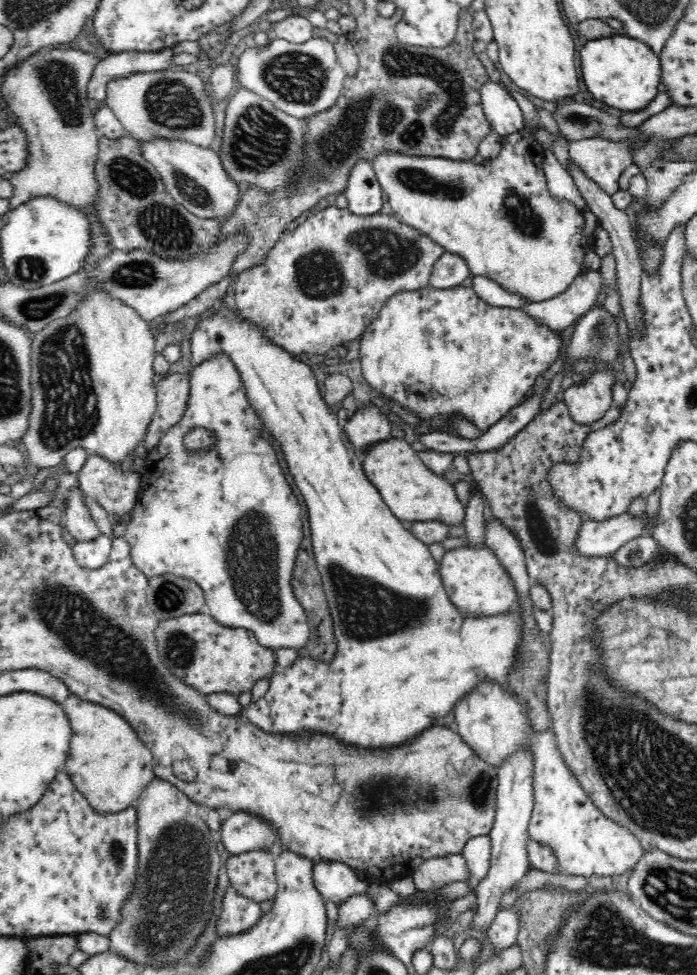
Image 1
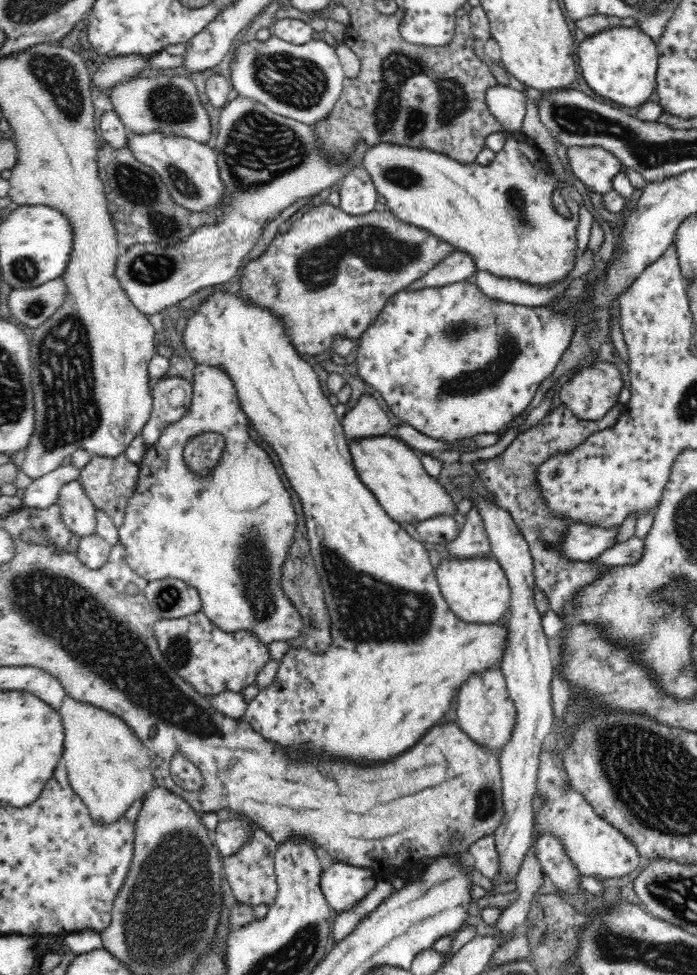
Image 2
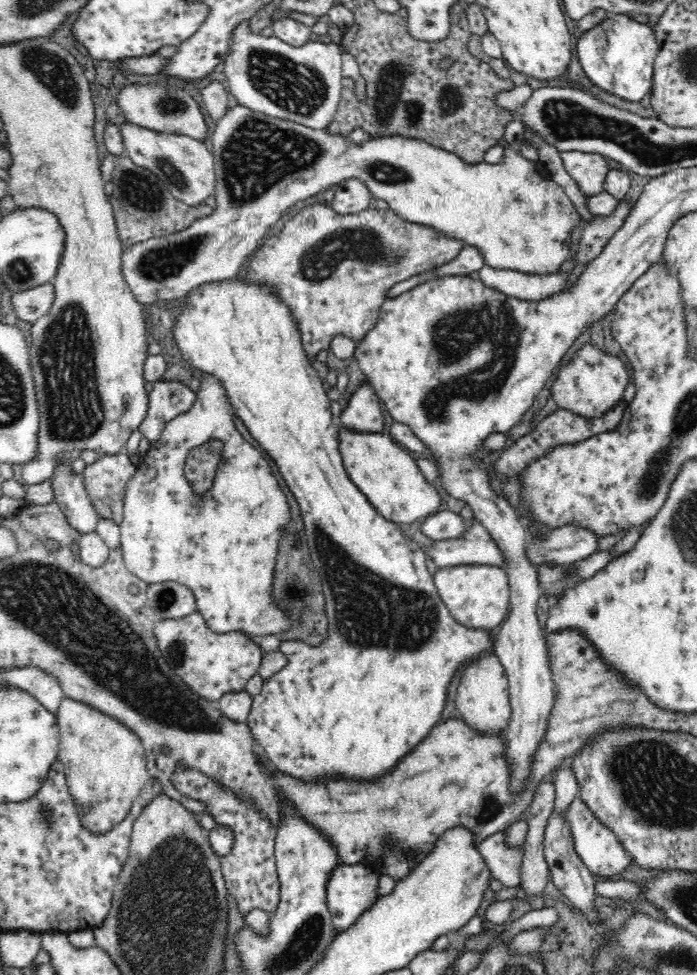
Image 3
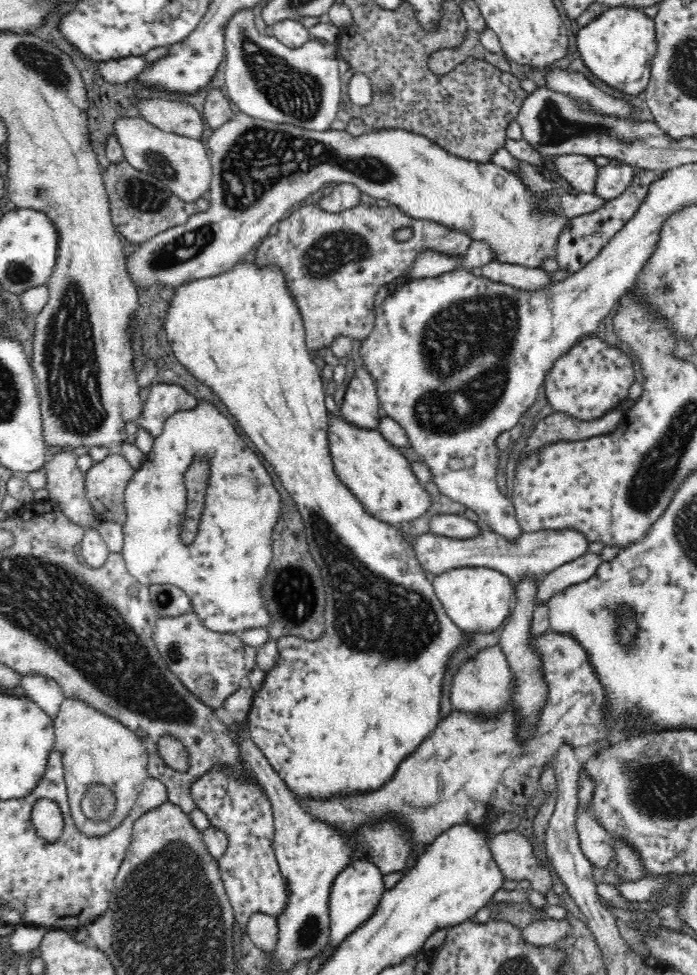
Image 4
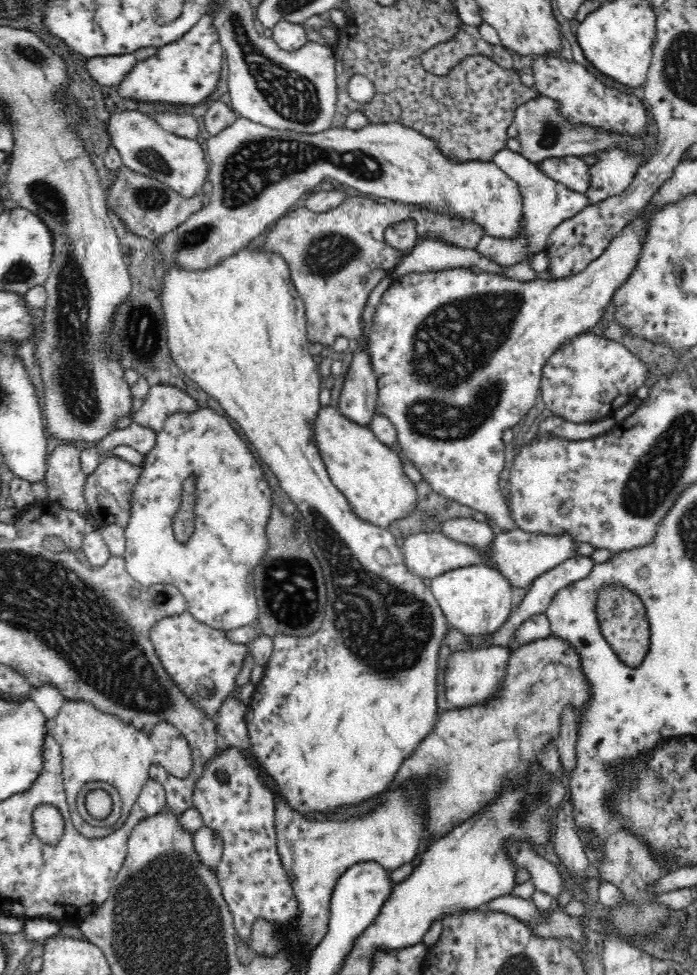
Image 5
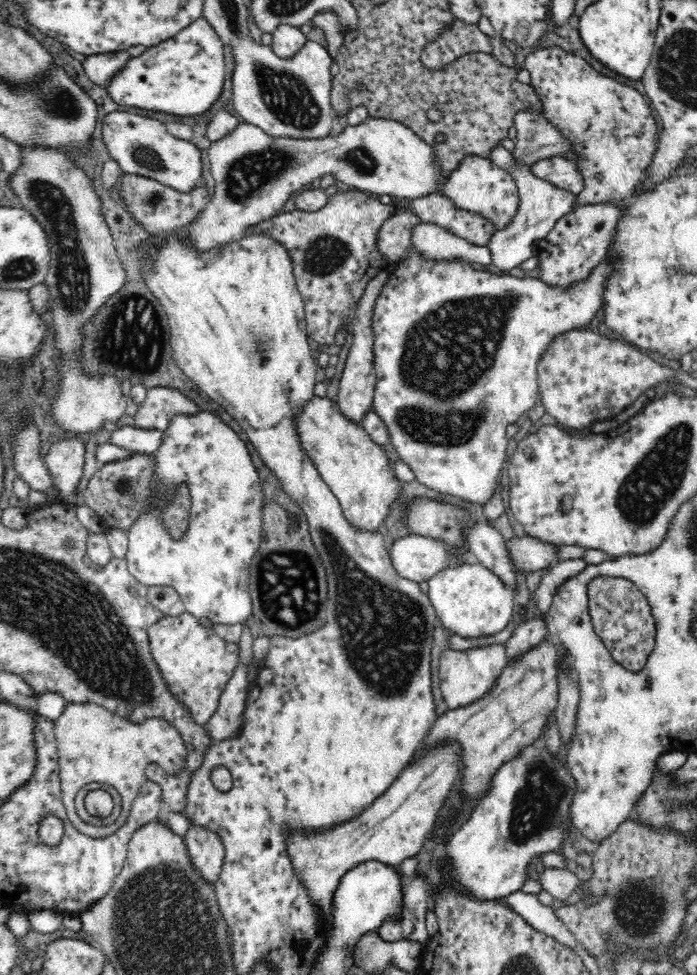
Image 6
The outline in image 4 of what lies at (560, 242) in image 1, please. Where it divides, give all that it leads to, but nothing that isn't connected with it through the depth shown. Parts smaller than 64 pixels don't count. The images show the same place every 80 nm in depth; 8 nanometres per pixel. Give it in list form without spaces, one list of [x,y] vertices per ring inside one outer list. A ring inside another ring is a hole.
[[[238,111],[233,119],[212,132],[208,150],[212,165],[210,207],[190,216],[185,224],[174,225],[152,240],[140,243],[140,249],[126,260],[128,273],[137,288],[158,283],[172,289],[178,284],[231,270],[254,245],[259,245],[271,233],[271,226],[286,218],[296,203],[306,200],[320,190],[321,185],[330,182],[350,183],[360,192],[376,199],[384,198],[411,218],[428,219],[464,231],[472,239],[488,243],[497,252],[497,262],[528,268],[539,268],[544,258],[554,257],[557,239],[568,222],[561,216],[537,216],[534,193],[524,186],[516,173],[506,171],[492,161],[479,163],[452,156],[429,138],[403,128],[367,128],[362,135],[353,136],[346,129],[304,130],[290,124],[252,118]]]

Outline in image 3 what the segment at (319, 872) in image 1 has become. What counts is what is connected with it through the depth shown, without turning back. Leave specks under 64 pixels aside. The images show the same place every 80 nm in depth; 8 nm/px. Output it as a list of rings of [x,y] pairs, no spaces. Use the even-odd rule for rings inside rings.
[[[363,863],[340,864],[332,871],[326,892],[335,935],[346,932],[377,901],[380,875],[378,869]]]

